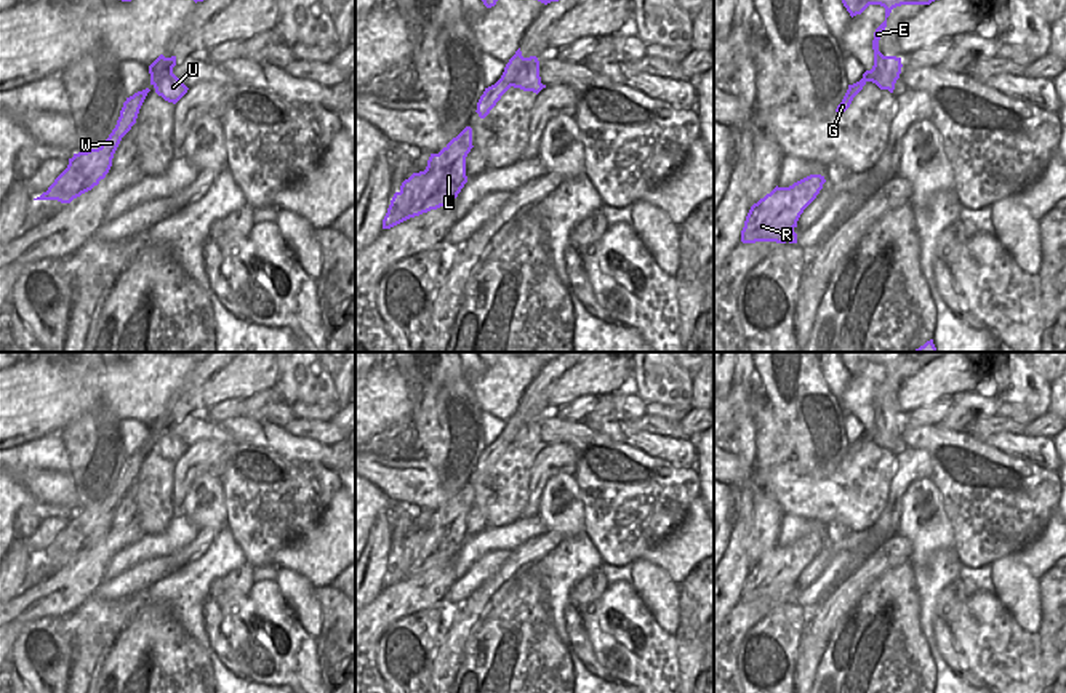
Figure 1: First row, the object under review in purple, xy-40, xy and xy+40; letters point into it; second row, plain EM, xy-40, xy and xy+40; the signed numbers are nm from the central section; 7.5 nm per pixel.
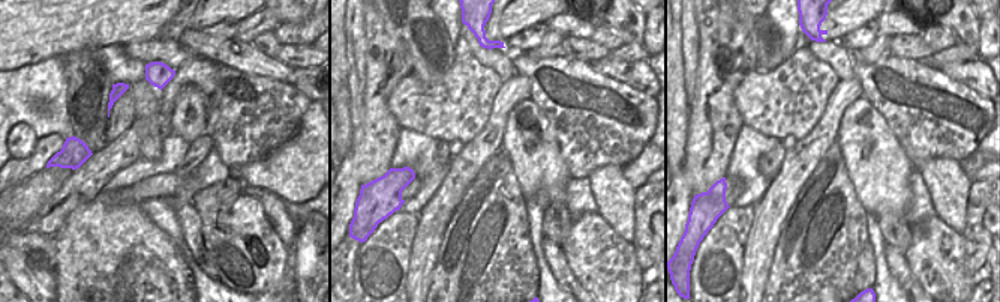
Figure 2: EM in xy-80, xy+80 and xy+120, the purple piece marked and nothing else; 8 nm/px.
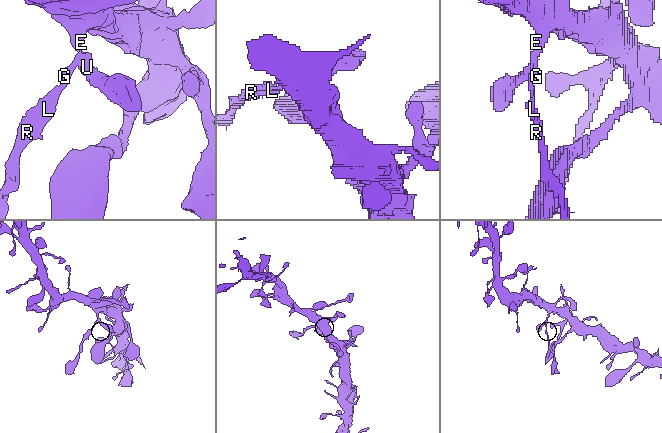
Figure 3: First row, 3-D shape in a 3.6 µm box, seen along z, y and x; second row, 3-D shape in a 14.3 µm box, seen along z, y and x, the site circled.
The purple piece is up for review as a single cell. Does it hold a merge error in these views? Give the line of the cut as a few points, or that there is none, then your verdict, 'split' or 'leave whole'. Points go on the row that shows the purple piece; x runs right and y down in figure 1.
cut in xy along (500, 79), (511, 85); split

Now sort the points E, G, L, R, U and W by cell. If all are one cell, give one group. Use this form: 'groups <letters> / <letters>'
groups E U / G L R W

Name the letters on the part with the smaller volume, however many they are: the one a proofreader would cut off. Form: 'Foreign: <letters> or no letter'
Foreign: G, L, R, W

